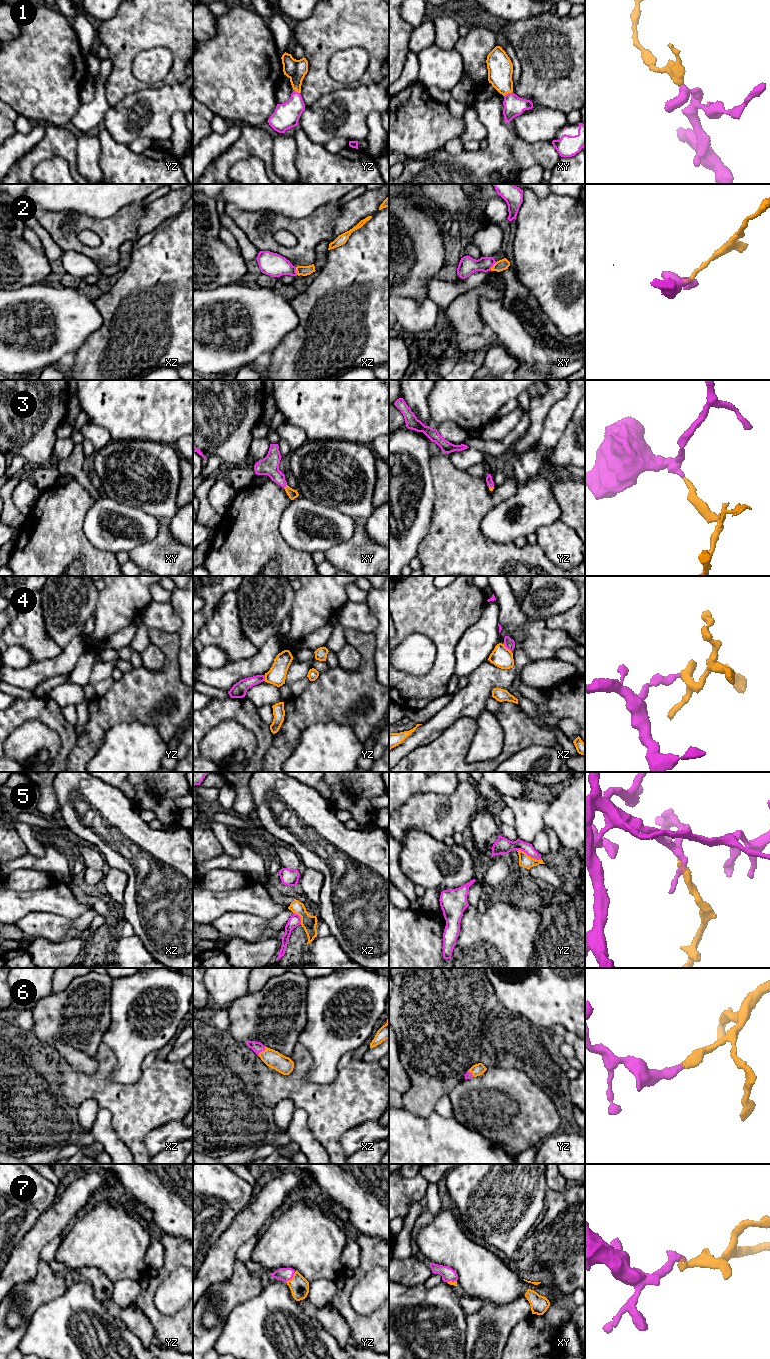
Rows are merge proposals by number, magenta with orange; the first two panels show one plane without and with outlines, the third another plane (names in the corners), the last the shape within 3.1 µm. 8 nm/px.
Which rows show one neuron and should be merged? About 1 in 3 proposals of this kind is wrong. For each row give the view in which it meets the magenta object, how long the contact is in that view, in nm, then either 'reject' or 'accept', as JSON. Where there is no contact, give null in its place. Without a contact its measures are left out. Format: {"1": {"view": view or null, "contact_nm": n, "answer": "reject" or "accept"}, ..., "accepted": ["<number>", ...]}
{"1": {"view": "xy", "contact_nm": 80, "answer": "accept"}, "2": {"view": "xz", "contact_nm": 70, "answer": "reject"}, "3": {"view": "xy", "contact_nm": 40, "answer": "accept"}, "4": {"view": "xz", "contact_nm": 100, "answer": "reject"}, "5": {"view": "yz", "contact_nm": 220, "answer": "reject"}, "6": {"view": "xz", "contact_nm": 100, "answer": "accept"}, "7": {"view": "yz", "contact_nm": 130, "answer": "accept"}, "accepted": ["1", "3", "6", "7"]}

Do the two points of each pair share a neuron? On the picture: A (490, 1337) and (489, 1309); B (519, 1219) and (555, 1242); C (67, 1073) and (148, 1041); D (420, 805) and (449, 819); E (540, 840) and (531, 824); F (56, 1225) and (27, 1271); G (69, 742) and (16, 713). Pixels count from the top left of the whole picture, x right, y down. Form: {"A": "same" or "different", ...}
{"A": "same", "B": "different", "C": "different", "D": "same", "E": "different", "F": "same", "G": "same"}

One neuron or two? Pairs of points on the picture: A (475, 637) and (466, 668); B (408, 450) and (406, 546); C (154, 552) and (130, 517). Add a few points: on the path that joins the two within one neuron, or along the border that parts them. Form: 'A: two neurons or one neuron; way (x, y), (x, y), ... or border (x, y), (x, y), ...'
A: one neuron; way (475, 645), (467, 660)
B: one neuron; way (423, 474), (424, 494), (418, 516), (412, 522)
C: two neurons; border (159, 522), (158, 534), (153, 539), (127, 552)

